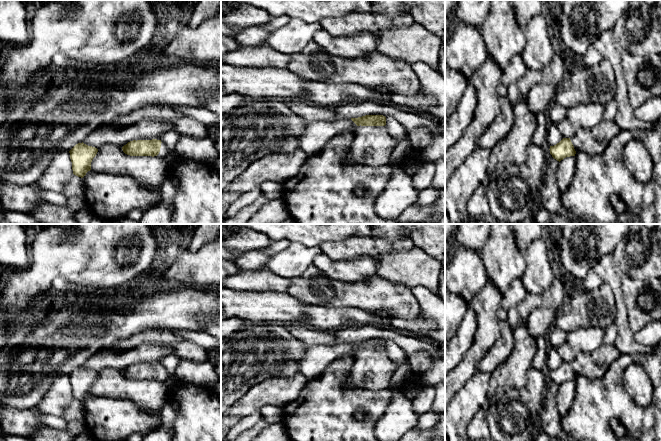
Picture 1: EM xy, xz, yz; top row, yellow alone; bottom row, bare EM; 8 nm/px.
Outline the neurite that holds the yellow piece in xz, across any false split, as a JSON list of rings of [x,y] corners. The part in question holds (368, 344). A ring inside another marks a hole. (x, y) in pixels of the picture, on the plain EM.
[[[365,339],[351,342],[358,350],[345,384],[349,389],[371,392],[388,390],[398,365],[392,362],[383,339]]]

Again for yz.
[[[604,343],[591,353],[578,352],[572,362],[563,362],[556,369],[550,370],[550,378],[559,386],[566,381],[575,380],[577,376],[599,379],[620,355],[614,344]]]

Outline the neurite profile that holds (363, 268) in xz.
[[[322,253],[316,257],[315,265],[329,278],[343,282],[367,281],[378,276],[377,263],[370,257],[335,261]]]

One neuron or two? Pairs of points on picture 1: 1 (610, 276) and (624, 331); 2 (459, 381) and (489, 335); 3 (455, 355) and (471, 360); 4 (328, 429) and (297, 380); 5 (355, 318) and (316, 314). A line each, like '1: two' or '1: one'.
1: one
2: one
3: two
4: two
5: one

